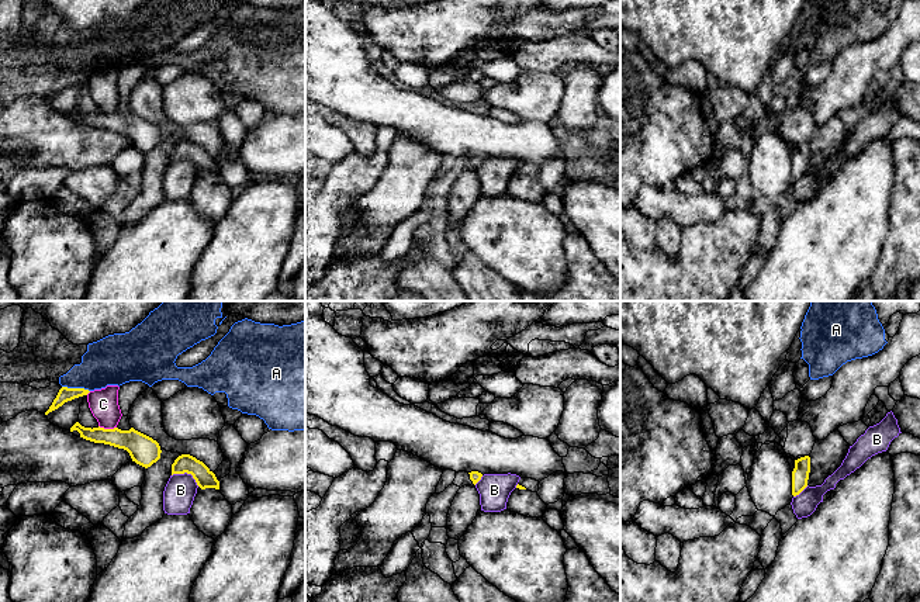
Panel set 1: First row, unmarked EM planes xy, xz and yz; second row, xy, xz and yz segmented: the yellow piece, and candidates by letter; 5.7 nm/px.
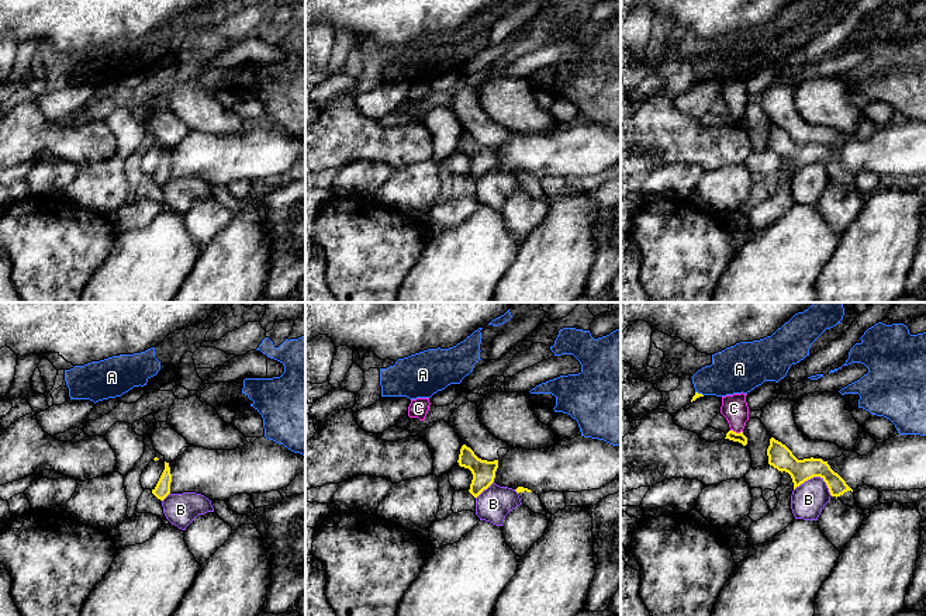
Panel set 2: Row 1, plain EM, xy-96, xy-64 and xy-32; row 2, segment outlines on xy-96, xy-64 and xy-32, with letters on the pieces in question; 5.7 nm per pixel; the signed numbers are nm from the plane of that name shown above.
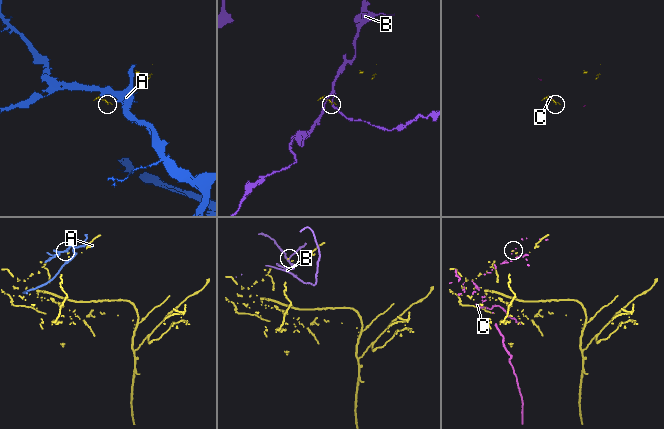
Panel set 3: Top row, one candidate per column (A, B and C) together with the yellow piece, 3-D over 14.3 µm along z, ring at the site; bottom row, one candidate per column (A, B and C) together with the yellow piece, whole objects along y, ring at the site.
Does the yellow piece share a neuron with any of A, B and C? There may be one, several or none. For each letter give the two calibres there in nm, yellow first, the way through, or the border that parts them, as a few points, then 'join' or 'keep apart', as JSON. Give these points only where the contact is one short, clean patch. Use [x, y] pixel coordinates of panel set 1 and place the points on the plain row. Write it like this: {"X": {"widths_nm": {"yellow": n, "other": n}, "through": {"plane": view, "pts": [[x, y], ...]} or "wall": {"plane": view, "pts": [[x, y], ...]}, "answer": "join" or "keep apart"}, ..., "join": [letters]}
{"A": {"widths_nm": {"yellow": 90, "other": 280}, "wall": {"plane": "xy", "pts": [[62, 71], [89, 76]]}, "answer": "keep apart"}, "B": {"widths_nm": {"yellow": 110, "other": 180}, "wall": {"plane": "xy", "pts": [[172, 159], [189, 158], [199, 170]]}, "answer": "keep apart"}, "C": {"widths_nm": {"yellow": 170, "other": 160}, "answer": "keep apart"}, "join": []}

